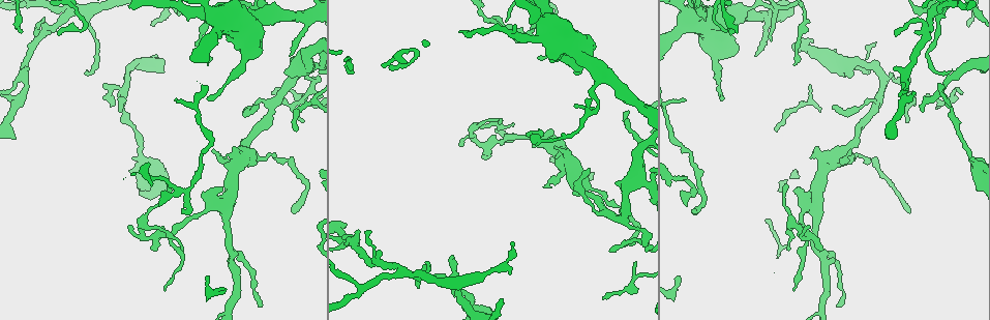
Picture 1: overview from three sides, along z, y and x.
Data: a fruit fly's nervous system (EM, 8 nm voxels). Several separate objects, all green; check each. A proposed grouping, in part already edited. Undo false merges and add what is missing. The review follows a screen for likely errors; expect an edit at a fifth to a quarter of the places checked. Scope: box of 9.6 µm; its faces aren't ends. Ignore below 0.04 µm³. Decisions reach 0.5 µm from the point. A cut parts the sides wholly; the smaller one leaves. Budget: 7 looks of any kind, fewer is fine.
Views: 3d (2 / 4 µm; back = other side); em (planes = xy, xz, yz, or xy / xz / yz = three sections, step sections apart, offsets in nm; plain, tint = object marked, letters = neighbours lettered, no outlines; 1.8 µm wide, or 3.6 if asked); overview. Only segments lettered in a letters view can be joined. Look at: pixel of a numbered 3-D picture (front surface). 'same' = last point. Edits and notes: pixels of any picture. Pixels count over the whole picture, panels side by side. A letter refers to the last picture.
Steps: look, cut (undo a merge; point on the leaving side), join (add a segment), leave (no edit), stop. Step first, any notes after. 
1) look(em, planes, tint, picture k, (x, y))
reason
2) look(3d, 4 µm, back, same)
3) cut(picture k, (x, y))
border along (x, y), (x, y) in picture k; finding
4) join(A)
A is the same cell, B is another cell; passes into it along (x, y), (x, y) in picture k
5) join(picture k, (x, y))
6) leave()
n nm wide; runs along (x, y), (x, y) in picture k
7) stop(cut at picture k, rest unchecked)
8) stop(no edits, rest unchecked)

look(em, 3.6 µm, planes, letters, picture 1, (147, 237))
a narrow waist

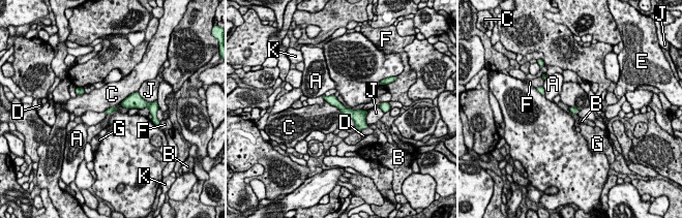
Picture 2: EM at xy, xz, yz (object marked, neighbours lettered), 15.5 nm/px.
leave()
A, B, C, D, E, F, G, J and K are other cells; border along (326, 101), (335, 105), (344, 116) in picture 2; continuous, no second neuron

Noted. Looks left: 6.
look(3d, 4 µm, picture 1, (16, 137))
branch stops here

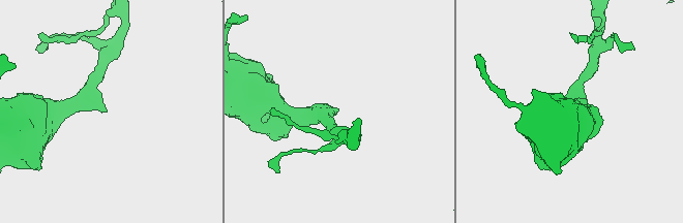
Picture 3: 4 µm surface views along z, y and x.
look(em, 3.6 µm, planes, letters, picture 3, (107, 111))

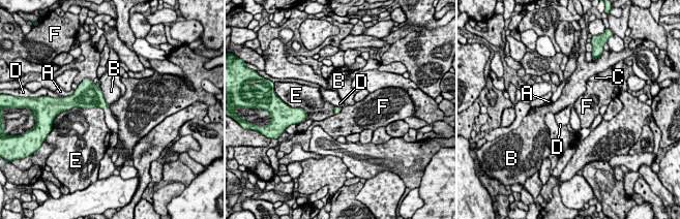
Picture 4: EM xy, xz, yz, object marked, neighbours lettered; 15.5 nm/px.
leave()
A, B, C, D, E and F are other cells; border along (342, 107), (334, 115) in picture 4; no lettered segment goes on from it

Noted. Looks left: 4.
look(em, xy, step 16, tint, picture 1, (122, 93))
abrupt turn

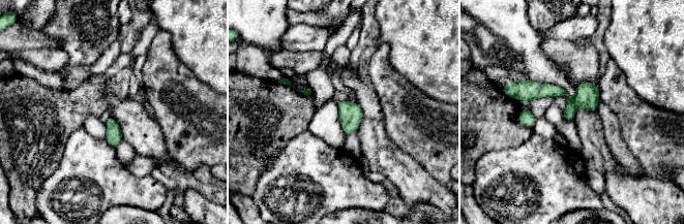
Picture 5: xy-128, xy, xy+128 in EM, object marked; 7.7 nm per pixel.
look(em, planes, letters, same)
another direction

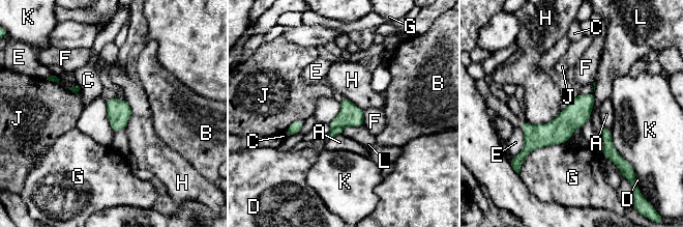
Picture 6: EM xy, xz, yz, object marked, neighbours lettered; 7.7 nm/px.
cut(picture 6, (350, 115))
A, B, C, D, E, F, G, H, J, K and L are other cells; the part that leaves runs along (591, 95), (526, 148) in picture 6; two neurons meet here

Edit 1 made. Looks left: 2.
stop(cut at picture 6, rest unchecked)

